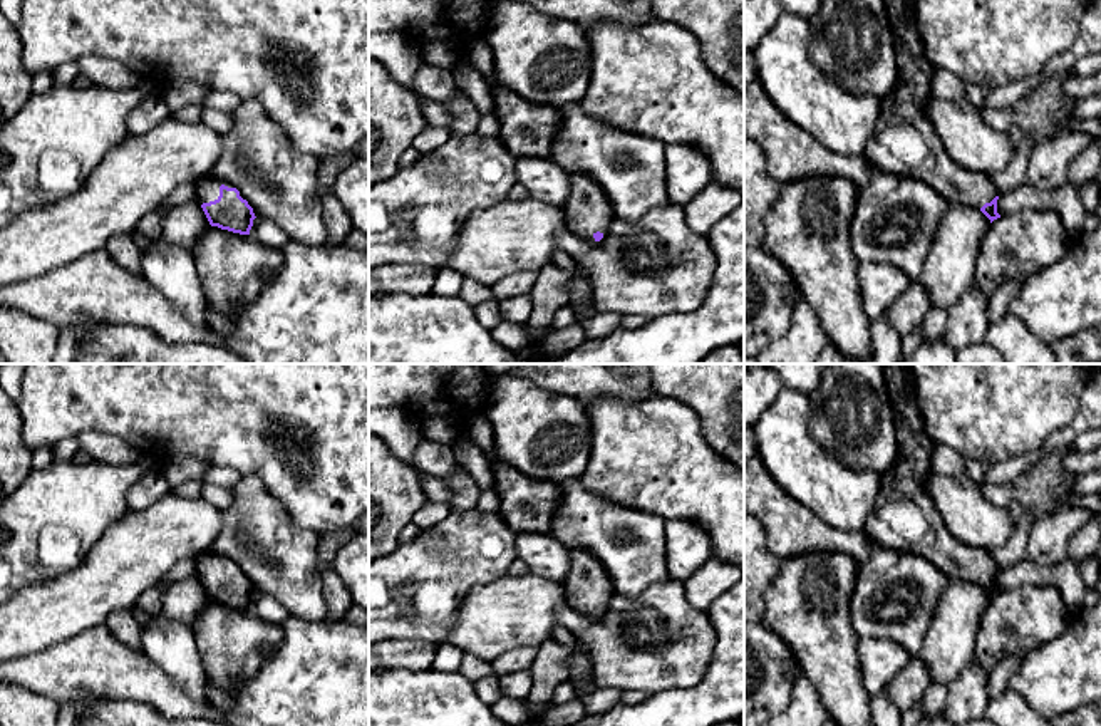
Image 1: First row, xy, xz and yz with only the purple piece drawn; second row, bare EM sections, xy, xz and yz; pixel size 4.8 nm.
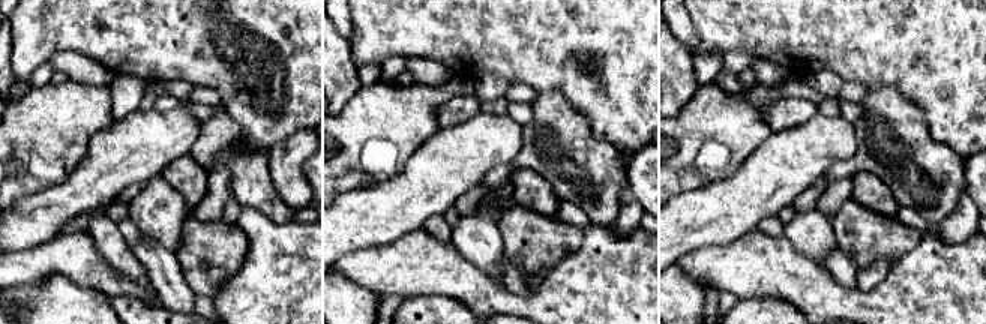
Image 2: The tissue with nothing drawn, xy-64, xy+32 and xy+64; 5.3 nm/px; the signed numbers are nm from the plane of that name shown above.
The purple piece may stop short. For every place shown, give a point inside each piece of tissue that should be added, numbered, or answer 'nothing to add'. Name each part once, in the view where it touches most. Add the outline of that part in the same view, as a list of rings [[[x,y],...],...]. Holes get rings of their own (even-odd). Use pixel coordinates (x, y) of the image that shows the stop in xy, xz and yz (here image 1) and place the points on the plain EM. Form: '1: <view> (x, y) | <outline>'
1: xy (206, 564) | [[[209,550],[201,553],[199,557],[196,557],[196,573],[194,573],[194,577],[198,580],[203,580],[203,578],[209,578],[209,577],[218,575],[221,560],[225,560],[228,563],[235,563],[230,558],[221,557],[215,552],[209,552]]]

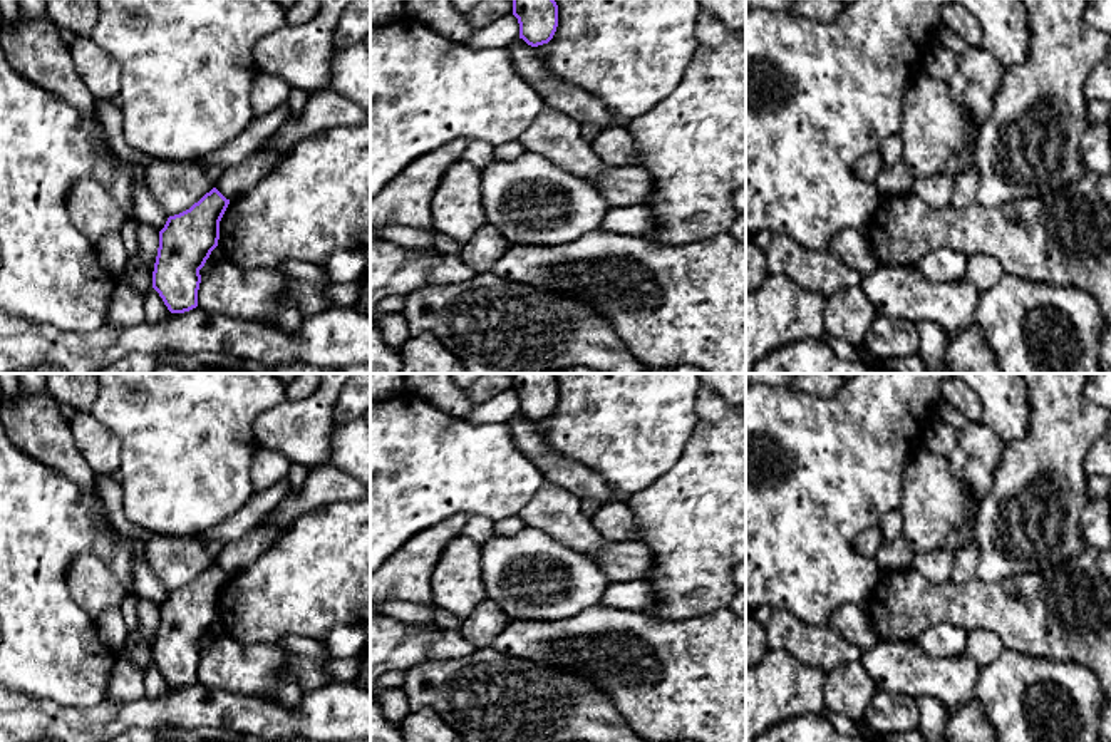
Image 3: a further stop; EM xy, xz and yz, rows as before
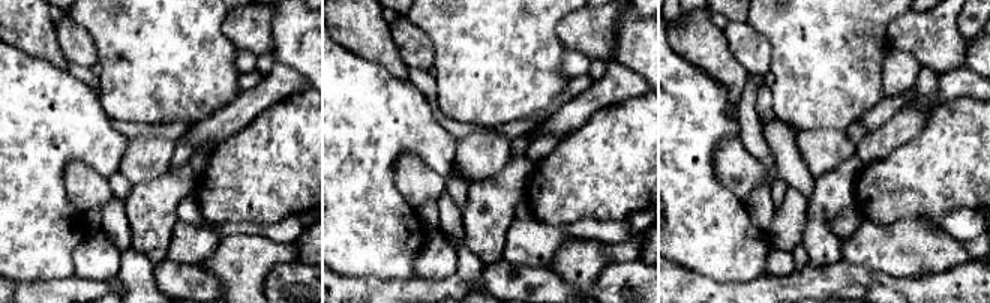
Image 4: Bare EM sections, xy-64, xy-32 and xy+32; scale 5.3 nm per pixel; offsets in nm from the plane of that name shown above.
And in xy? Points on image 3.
nothing to add

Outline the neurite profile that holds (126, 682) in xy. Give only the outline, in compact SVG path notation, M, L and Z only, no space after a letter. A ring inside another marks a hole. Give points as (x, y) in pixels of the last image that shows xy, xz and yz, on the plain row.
M124 652L116 653L116 663L107 682L106 700L129 702L146 697L144 670L126 658Z

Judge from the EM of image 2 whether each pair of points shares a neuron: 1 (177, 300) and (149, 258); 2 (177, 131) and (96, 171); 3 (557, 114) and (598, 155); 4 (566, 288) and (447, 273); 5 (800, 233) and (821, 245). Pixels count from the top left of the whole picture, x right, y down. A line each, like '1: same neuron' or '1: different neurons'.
1: same neuron
2: same neuron
3: same neuron
4: same neuron
5: same neuron

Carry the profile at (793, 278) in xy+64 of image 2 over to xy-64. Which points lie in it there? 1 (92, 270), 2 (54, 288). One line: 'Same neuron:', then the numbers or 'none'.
Same neuron: 1

